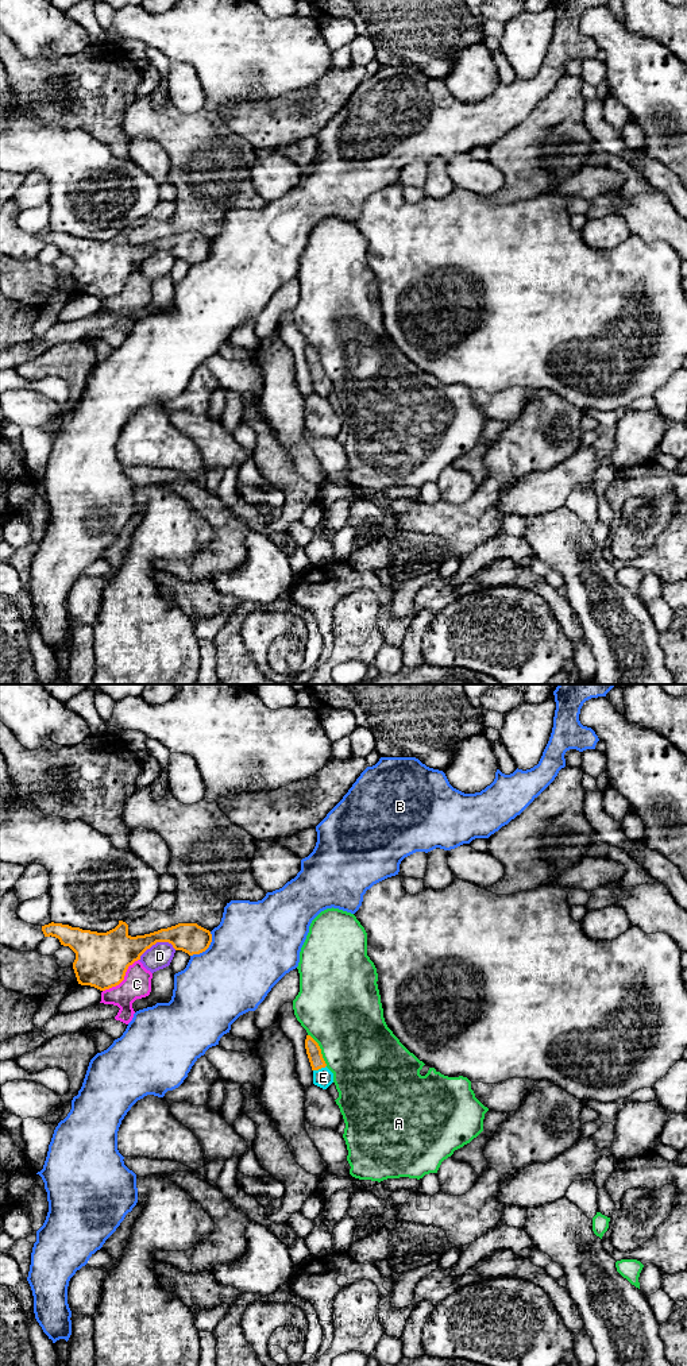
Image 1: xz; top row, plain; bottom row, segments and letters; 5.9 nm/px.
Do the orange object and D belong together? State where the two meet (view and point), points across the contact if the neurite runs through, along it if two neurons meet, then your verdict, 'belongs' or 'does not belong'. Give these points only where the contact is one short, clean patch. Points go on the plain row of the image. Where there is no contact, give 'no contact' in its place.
xz (155, 251) | does not belong

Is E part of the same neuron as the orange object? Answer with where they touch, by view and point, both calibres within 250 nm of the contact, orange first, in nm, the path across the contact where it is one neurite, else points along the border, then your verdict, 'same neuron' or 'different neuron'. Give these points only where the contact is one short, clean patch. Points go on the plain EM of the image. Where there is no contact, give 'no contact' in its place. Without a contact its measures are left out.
contact xz (319, 377); calibres 90 and 120 nm; way xz (313, 359), (319, 377), (323, 386); same neuron

